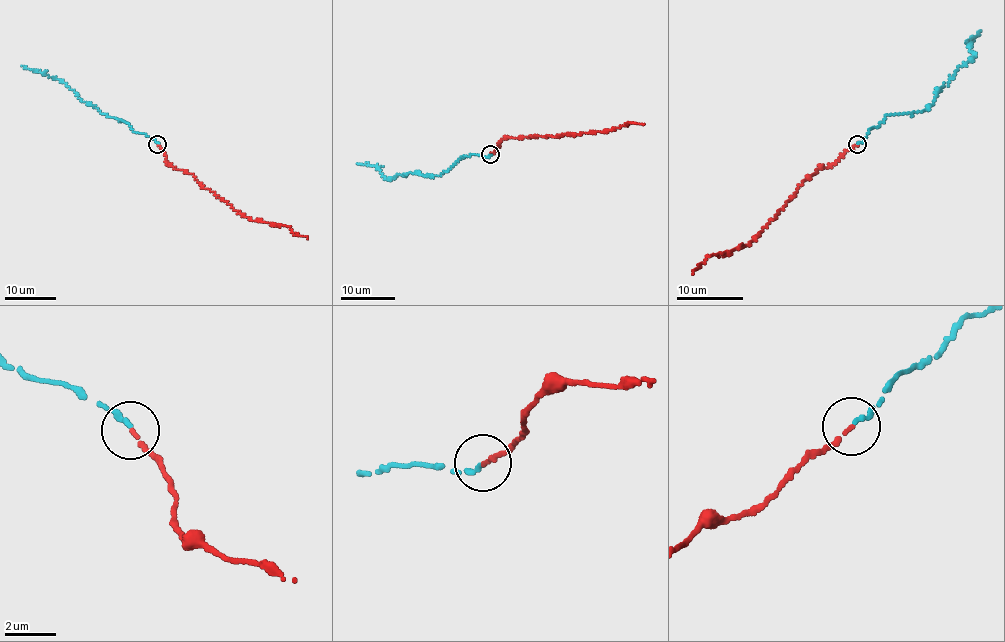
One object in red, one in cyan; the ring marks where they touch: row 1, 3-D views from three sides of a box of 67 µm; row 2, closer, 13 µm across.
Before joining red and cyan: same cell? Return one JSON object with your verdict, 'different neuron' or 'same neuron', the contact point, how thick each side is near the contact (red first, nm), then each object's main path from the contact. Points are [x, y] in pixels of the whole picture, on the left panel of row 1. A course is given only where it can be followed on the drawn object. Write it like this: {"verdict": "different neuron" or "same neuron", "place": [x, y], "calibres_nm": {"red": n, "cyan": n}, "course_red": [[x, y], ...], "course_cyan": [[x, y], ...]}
{"verdict": "same neuron", "place": [157, 144], "calibres_nm": {"red": 190, "cyan": 200}, "course_red": [[158, 143], [168, 165], [194, 175], [205, 189], [232, 208], [251, 220], [290, 227], [308, 238]], "course_cyan": [[158, 143], [136, 133], [127, 123], [82, 102], [58, 79], [20, 65]]}

